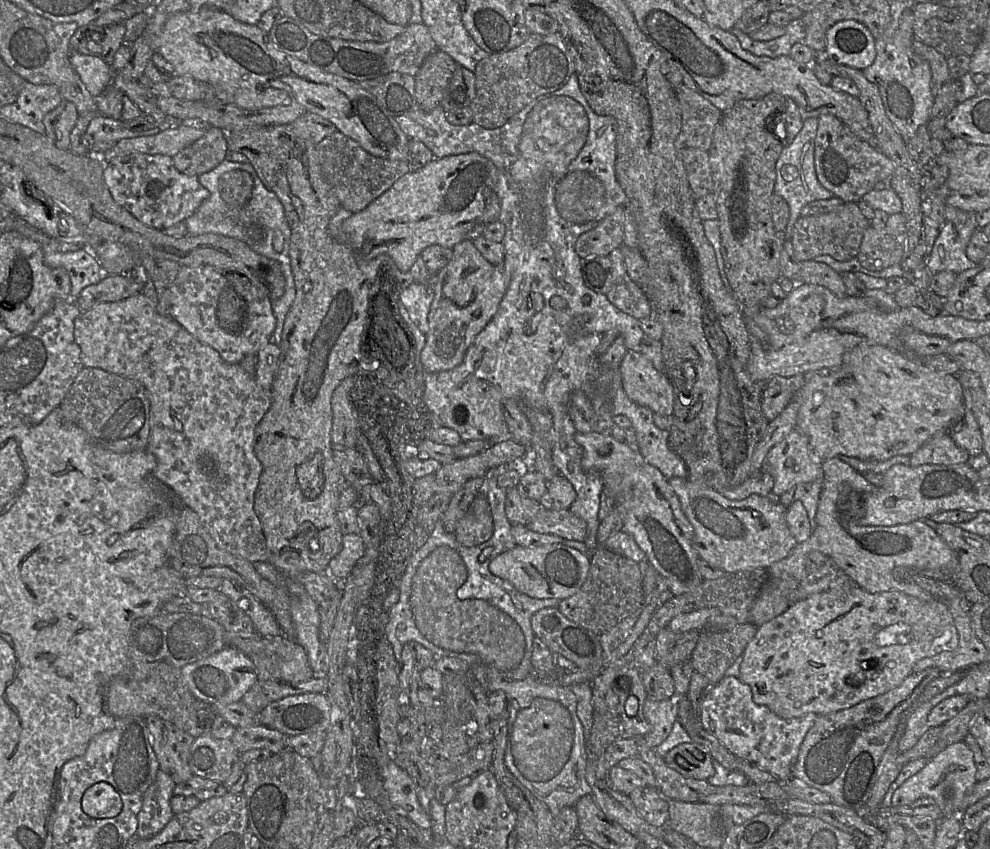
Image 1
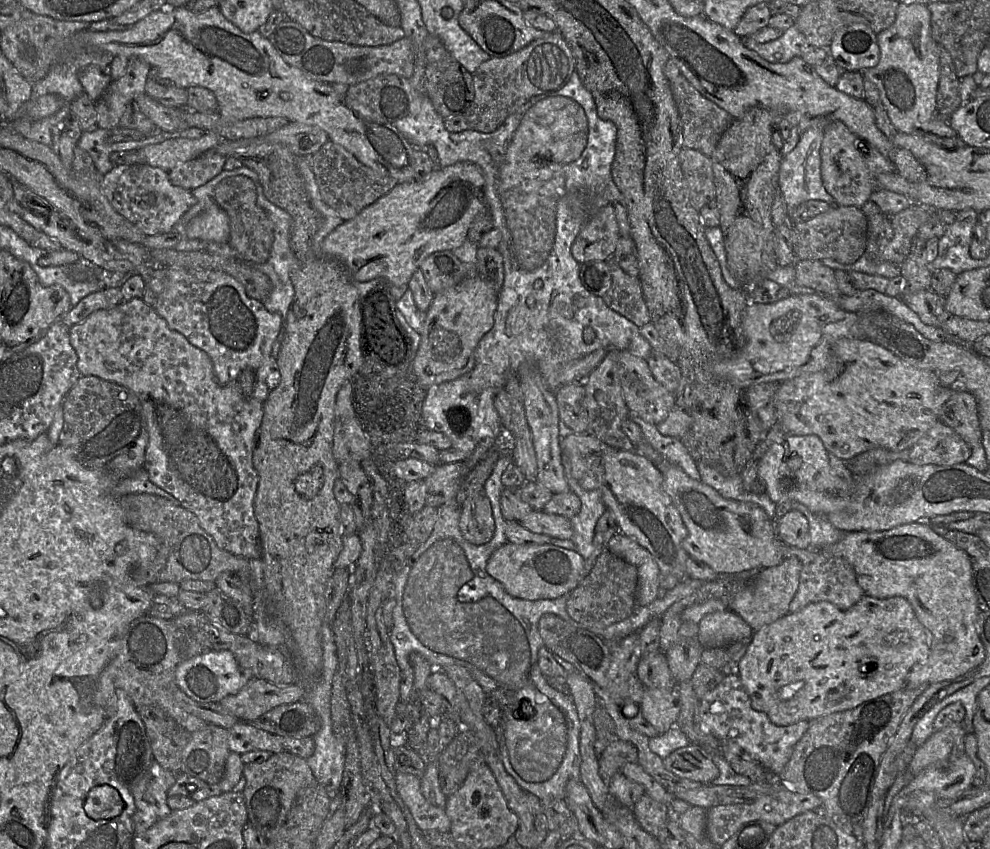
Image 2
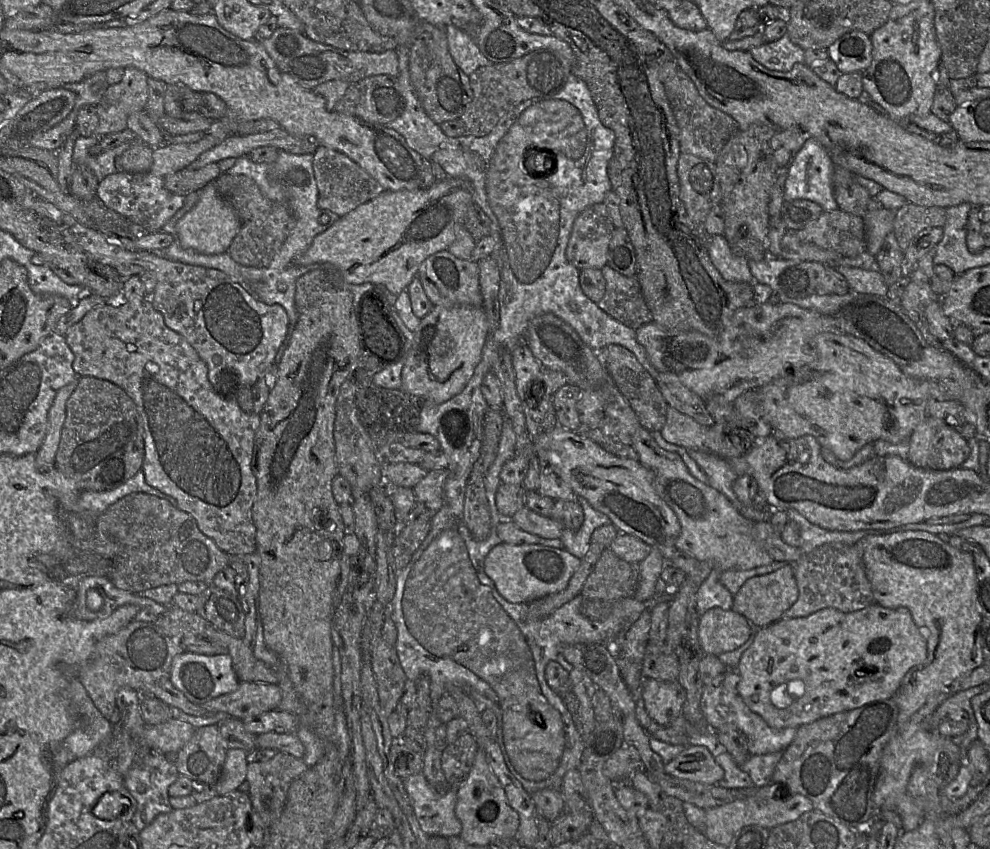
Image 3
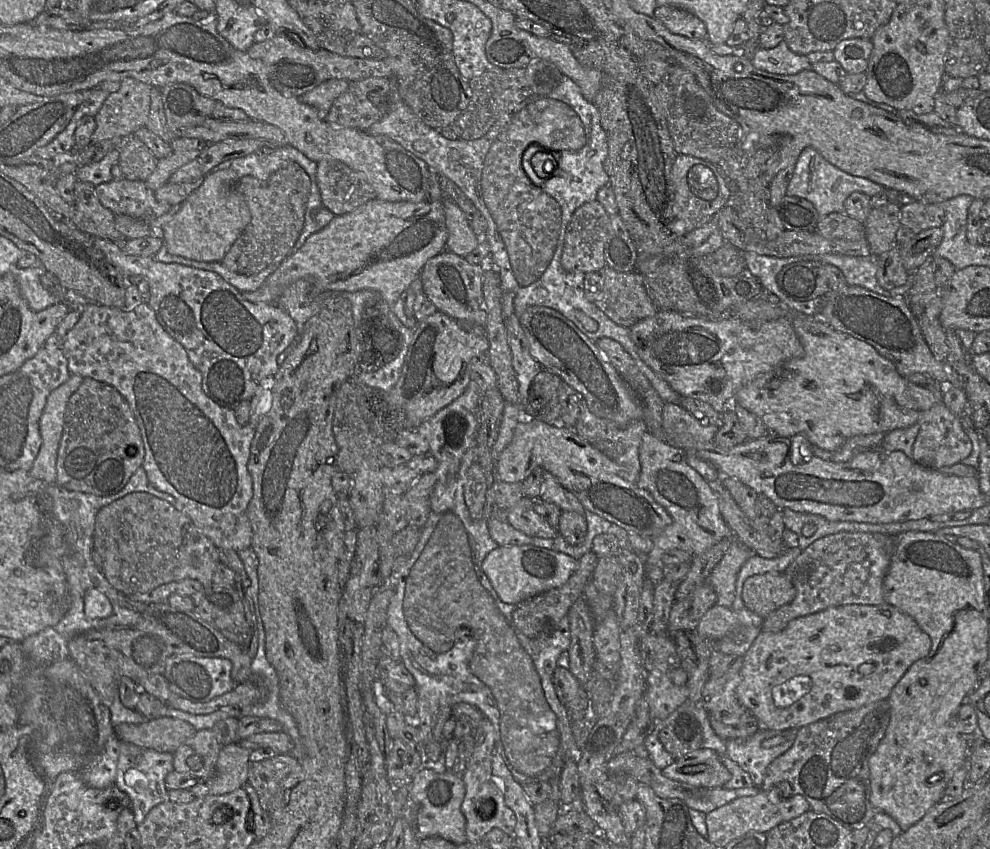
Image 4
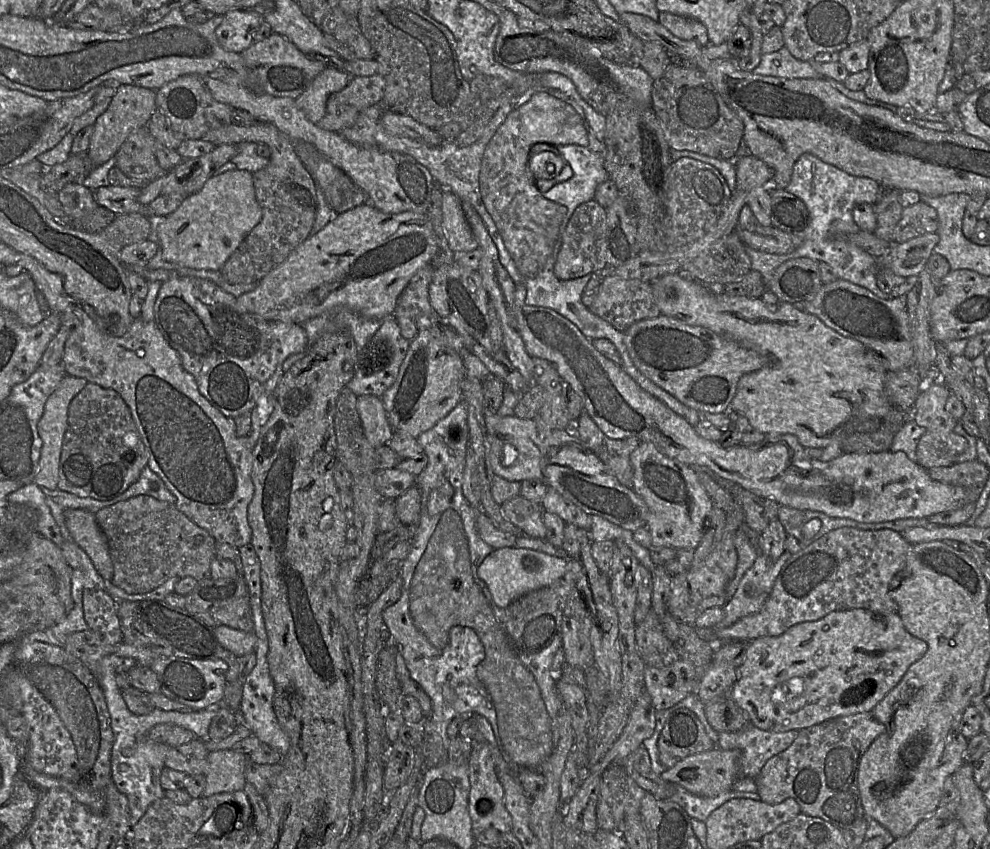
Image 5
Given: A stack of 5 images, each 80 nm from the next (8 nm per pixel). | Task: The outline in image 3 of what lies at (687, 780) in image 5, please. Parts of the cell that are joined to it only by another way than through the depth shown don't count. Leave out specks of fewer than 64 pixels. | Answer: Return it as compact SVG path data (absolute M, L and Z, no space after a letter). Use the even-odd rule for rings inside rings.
M687 746L674 759L664 764L666 774L697 783L716 785L724 777L723 768L716 763L704 746Z

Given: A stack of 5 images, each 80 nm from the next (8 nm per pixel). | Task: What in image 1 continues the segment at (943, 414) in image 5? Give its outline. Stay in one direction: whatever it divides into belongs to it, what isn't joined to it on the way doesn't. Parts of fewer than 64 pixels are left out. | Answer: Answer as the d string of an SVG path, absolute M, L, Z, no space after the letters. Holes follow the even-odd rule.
M940 432L911 454L911 467L924 464L955 465L966 463L969 453L953 441L948 432Z

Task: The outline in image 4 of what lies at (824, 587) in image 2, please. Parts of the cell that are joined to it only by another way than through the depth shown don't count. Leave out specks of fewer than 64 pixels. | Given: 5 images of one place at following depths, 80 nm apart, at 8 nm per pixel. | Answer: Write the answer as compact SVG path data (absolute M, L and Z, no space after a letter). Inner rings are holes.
M840 532L818 539L785 571L796 589L795 598L764 618L761 631L779 632L793 619L833 606L884 604L883 581L894 549L894 537L879 533Z

